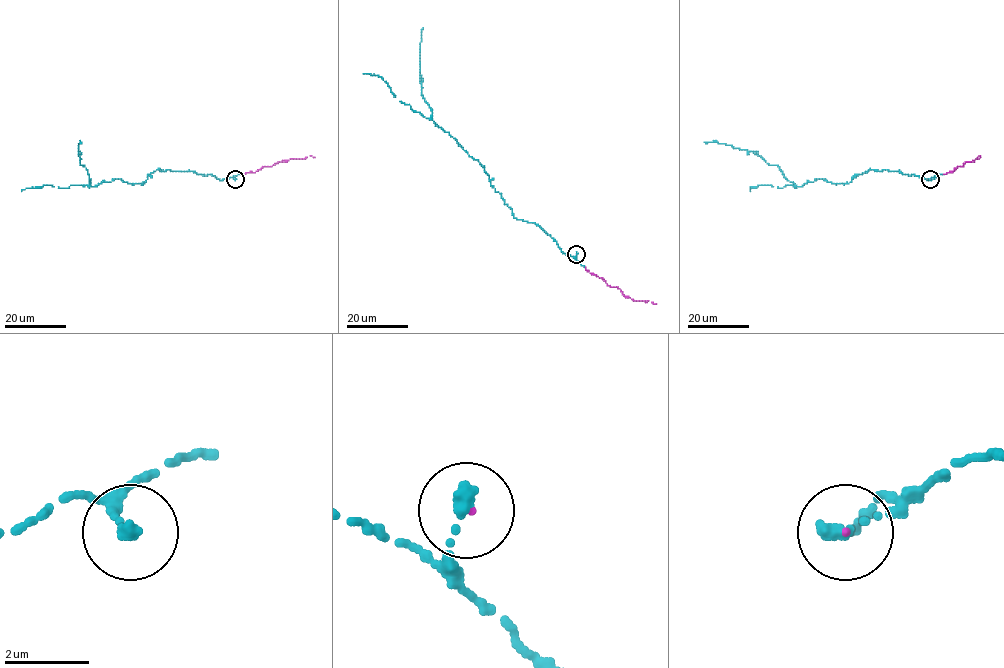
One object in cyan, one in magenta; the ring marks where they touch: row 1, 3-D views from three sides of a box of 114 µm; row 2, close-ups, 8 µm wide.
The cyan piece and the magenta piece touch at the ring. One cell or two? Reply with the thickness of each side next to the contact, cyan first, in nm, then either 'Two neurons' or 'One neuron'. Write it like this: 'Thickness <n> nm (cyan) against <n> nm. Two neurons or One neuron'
Thickness 320 nm (cyan) against 50 nm. One neuron

